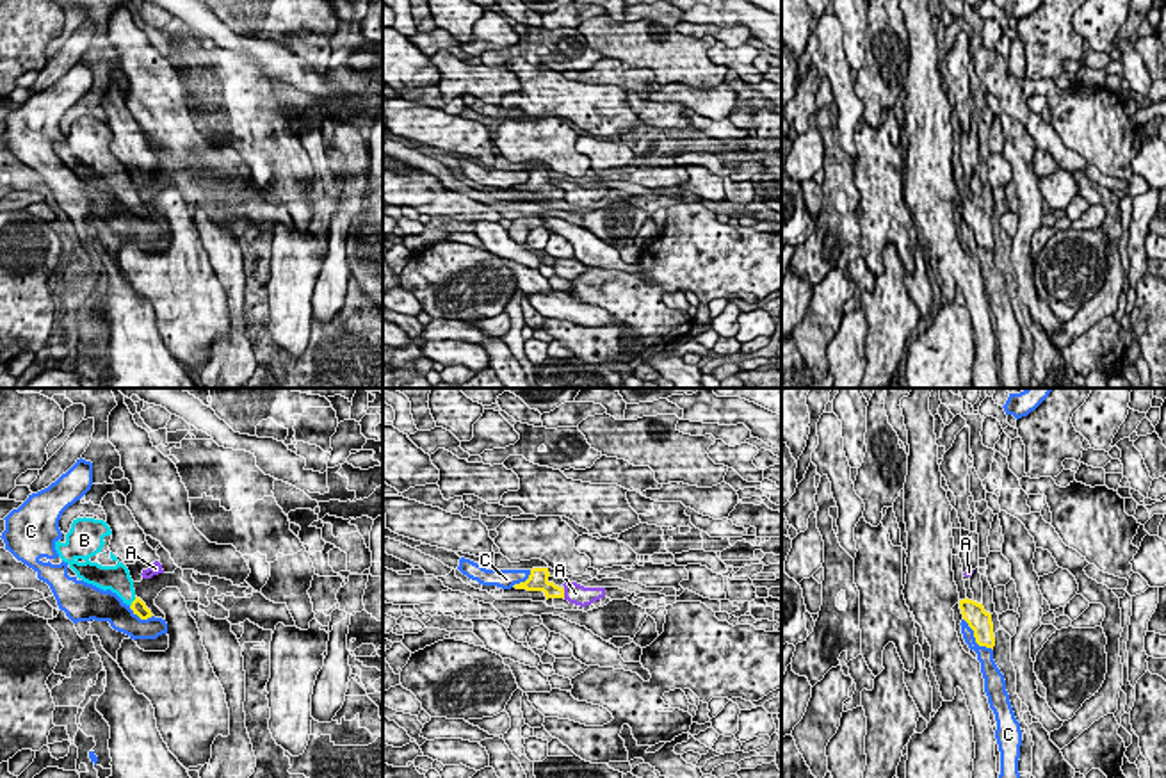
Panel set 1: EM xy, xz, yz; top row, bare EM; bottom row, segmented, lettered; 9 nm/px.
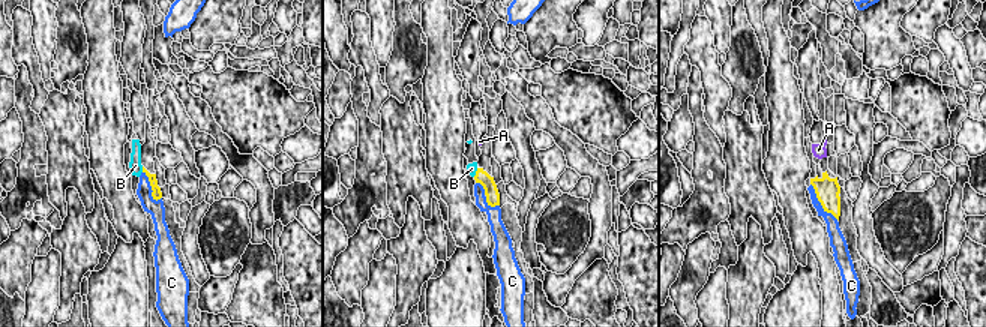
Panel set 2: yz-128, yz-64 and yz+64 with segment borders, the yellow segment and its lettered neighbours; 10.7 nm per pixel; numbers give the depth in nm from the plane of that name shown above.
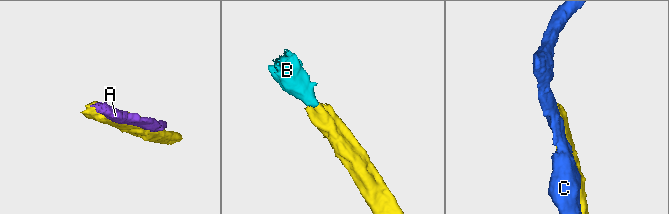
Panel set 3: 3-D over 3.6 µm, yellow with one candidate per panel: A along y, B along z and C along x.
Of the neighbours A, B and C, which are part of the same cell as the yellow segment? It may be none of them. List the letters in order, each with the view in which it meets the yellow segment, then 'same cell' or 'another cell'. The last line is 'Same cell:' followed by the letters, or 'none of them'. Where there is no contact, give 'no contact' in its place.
A: xz | another cell
B: xy | same cell
C: yz | another cell
Same cell: B

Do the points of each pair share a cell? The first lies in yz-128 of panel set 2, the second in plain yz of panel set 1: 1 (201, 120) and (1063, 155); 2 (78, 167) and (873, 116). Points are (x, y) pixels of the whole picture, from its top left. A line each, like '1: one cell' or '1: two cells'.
1: one cell
2: two cells

